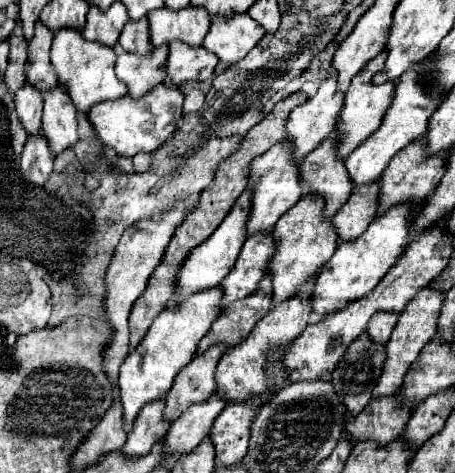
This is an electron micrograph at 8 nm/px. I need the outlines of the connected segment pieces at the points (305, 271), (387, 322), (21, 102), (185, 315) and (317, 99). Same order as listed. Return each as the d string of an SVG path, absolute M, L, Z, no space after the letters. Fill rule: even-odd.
M302 196L294 208L290 208L274 226L276 238L276 254L268 264L268 272L274 284L272 306L278 306L290 300L300 284L304 284L310 276L314 276L330 256L334 256L334 248L338 248L338 232L332 222L322 216L322 200L318 196Z
M378 312L378 316L374 316L374 320L370 320L368 334L372 336L374 342L384 344L390 338L390 332L394 330L396 322L398 322L398 316L394 316L394 312Z
M26 84L14 94L14 102L16 102L16 110L18 110L20 122L26 128L26 132L36 134L42 124L42 102L44 102L42 92Z
M218 286L210 288L210 292L198 292L198 296L188 296L186 300L182 300L182 304L178 304L178 308L174 308L174 300L170 300L168 308L162 310L152 322L140 346L126 356L120 366L118 386L124 408L124 422L128 426L136 420L144 404L168 394L176 374L194 358L198 350L198 340L206 336L210 324L220 316L222 308L218 308L218 304L222 304L222 292L218 292Z
M332 68L326 80L320 84L316 96L296 106L288 118L286 130L296 144L298 158L304 158L308 152L312 152L334 130L334 124L338 122L338 112L342 112L344 94L338 92L334 76L338 74Z

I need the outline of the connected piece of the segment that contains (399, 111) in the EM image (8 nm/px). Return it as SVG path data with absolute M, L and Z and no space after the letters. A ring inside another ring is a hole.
M414 64L414 68L408 68L400 76L400 80L396 84L392 106L386 110L380 128L376 132L372 132L346 158L346 168L350 172L350 178L352 178L354 186L356 188L366 186L366 184L374 182L378 176L382 176L382 168L386 168L386 164L390 162L390 156L396 156L414 138L418 138L418 136L422 136L426 132L428 120L430 120L430 116L434 114L436 108L438 108L438 104L434 104L434 100L430 100L430 96L426 96L426 92L422 92L422 84L418 84L418 64Z

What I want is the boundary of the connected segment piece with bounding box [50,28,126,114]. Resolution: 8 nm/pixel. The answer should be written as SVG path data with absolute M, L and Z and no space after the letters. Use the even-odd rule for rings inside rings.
M62 28L54 36L52 42L52 66L58 72L58 80L66 84L68 94L76 106L76 110L88 114L88 110L102 100L118 100L126 94L126 84L122 84L114 74L114 48L102 48L102 44L90 44L82 40L82 32L70 32L70 28Z

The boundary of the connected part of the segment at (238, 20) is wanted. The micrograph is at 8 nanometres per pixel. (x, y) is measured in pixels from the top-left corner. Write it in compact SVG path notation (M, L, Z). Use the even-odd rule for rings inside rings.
M246 12L232 16L232 20L222 20L222 16L216 16L212 18L212 26L202 46L214 52L224 64L234 64L240 62L264 34L266 30Z

